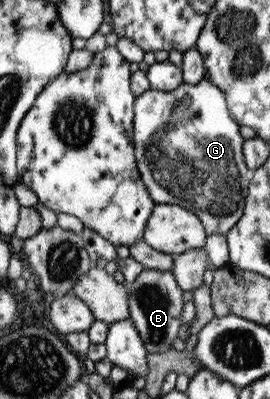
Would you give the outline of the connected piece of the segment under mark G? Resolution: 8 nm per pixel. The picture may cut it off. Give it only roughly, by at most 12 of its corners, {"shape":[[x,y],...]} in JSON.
{"shape":[[205,78],[133,101],[154,204],[207,235],[242,215],[253,175],[223,91]]}

